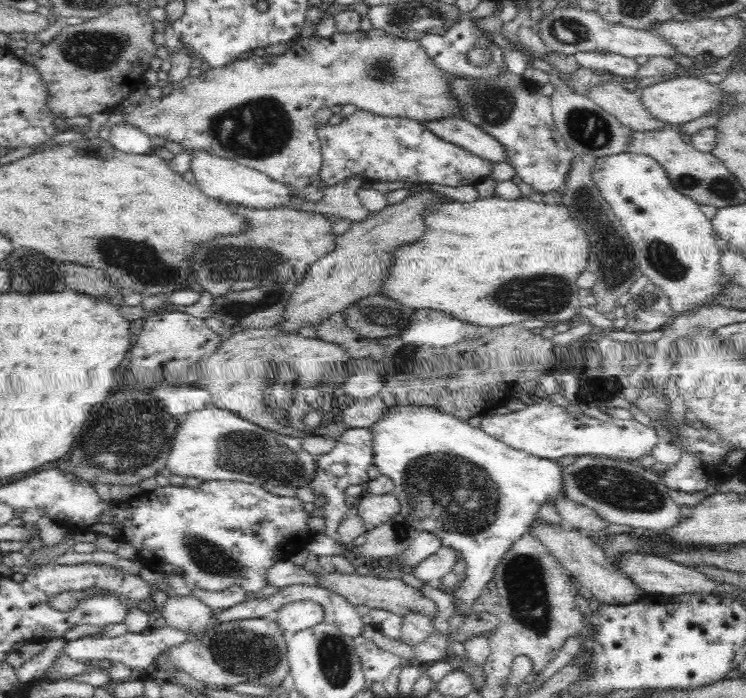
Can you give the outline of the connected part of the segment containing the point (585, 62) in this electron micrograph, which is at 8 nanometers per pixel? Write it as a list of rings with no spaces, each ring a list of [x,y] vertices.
[[[596,51],[580,52],[574,54],[577,63],[582,68],[606,70],[607,73],[625,78],[635,78],[638,74],[638,63],[634,59],[612,53],[596,53]]]

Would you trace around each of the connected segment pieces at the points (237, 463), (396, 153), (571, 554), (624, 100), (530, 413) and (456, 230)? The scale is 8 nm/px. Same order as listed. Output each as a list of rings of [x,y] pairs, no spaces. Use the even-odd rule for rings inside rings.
[[[210,405],[188,413],[179,421],[165,468],[182,478],[299,488],[311,481],[317,461],[302,450],[299,439],[252,424],[229,410]]]
[[[356,110],[337,126],[328,124],[316,128],[317,138],[321,143],[323,155],[320,178],[327,186],[332,186],[346,180],[349,176],[358,176],[374,182],[413,182],[426,184],[444,184],[444,186],[476,185],[491,174],[494,164],[470,154],[453,143],[448,143],[432,133],[425,124],[410,118],[379,116],[364,110]]]
[[[534,519],[529,526],[529,533],[538,538],[539,541],[549,550],[549,554],[554,556],[557,562],[571,575],[578,580],[580,585],[586,587],[600,604],[620,605],[638,602],[641,596],[646,596],[644,591],[640,591],[630,578],[618,572],[603,553],[603,550],[596,545],[594,540],[588,537],[587,530],[576,530],[561,523],[550,525]]]
[[[612,80],[600,86],[593,82],[585,97],[602,108],[602,111],[610,113],[616,121],[632,132],[656,132],[668,127],[666,123],[652,118],[646,112],[638,91],[625,90]]]
[[[540,400],[522,410],[486,416],[481,420],[481,429],[516,450],[551,461],[564,456],[590,455],[636,462],[641,456],[651,454],[652,448],[660,442],[653,426],[642,425],[634,418],[600,421],[594,417],[585,417],[582,413],[568,412],[566,408],[566,404],[560,406],[548,400]]]
[[[498,196],[482,198],[478,197],[472,202],[458,202],[449,200],[442,203],[439,207],[435,208],[434,212],[424,216],[424,223],[426,223],[426,232],[422,234],[417,241],[411,242],[396,247],[391,252],[391,265],[388,269],[388,274],[382,283],[380,292],[382,294],[395,300],[396,302],[414,308],[414,310],[422,310],[422,308],[432,308],[432,310],[442,310],[451,317],[458,318],[476,326],[484,326],[496,328],[499,326],[511,325],[514,323],[521,323],[530,318],[543,320],[549,324],[557,324],[559,322],[573,323],[577,321],[579,312],[580,301],[578,301],[577,278],[582,274],[588,262],[589,244],[584,229],[576,220],[570,218],[568,208],[562,206],[560,202],[548,205],[542,201],[533,202],[528,197],[521,197],[516,200],[502,199]]]

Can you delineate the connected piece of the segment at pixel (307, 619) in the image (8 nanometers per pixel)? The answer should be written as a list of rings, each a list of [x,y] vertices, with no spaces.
[[[295,601],[276,611],[273,618],[279,629],[285,635],[294,635],[300,630],[307,630],[312,626],[324,622],[324,611],[318,603],[312,601]]]

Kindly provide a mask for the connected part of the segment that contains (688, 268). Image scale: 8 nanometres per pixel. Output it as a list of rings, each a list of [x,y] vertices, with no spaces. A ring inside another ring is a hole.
[[[628,152],[596,157],[591,177],[626,230],[629,242],[635,247],[641,273],[669,296],[673,317],[700,307],[721,305],[715,304],[715,298],[723,289],[723,284],[730,282],[727,282],[720,268],[721,251],[712,237],[714,231],[711,222],[700,211],[700,205],[694,199],[674,190],[666,171],[654,159],[648,155]]]

